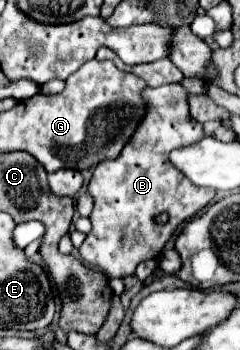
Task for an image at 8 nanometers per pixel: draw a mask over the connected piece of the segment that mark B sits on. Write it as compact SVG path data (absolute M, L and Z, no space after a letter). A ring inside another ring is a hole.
M165 84L159 88L145 88L143 100L147 112L139 122L133 136L115 160L103 160L97 164L89 182L89 194L95 200L95 208L89 216L93 228L79 248L85 262L103 268L109 278L125 278L135 274L139 262L155 258L175 228L201 212L215 196L211 188L199 188L191 184L177 168L169 162L169 152L195 144L203 138L203 126L191 120L189 114L189 90L181 84ZM167 212L169 222L159 226L155 216Z

